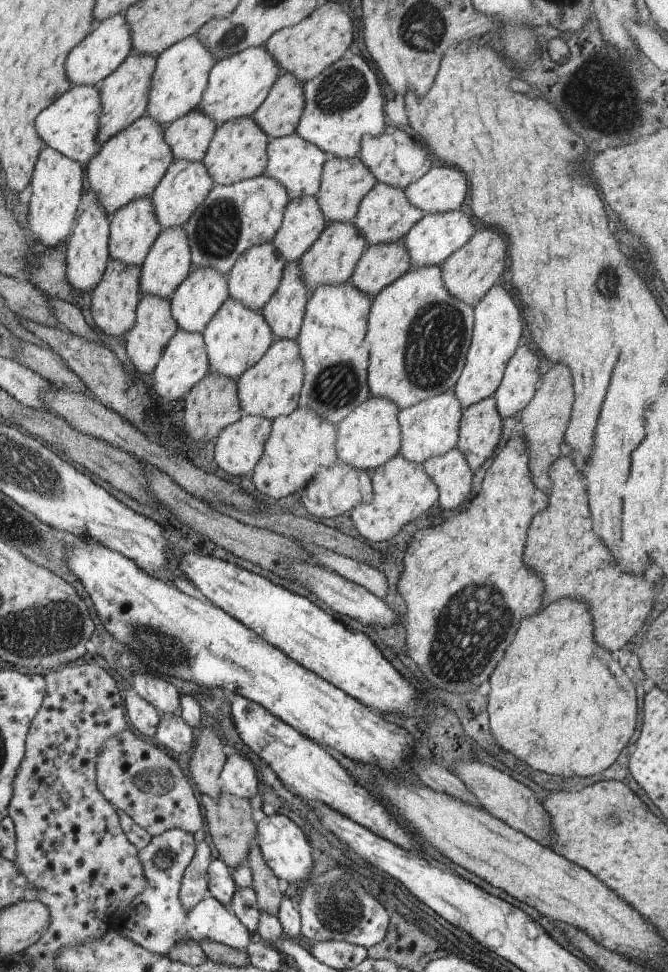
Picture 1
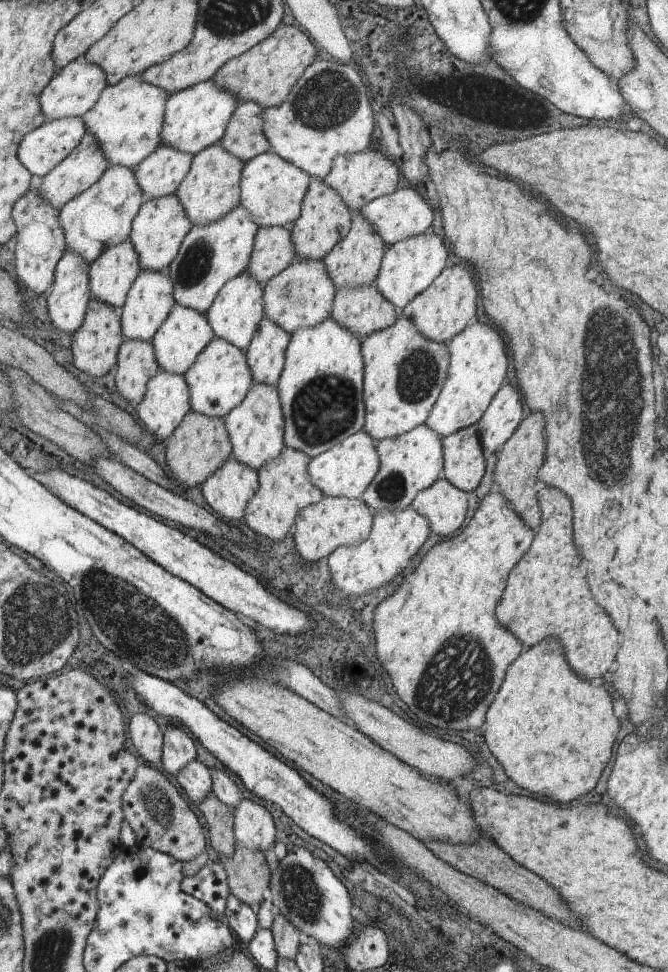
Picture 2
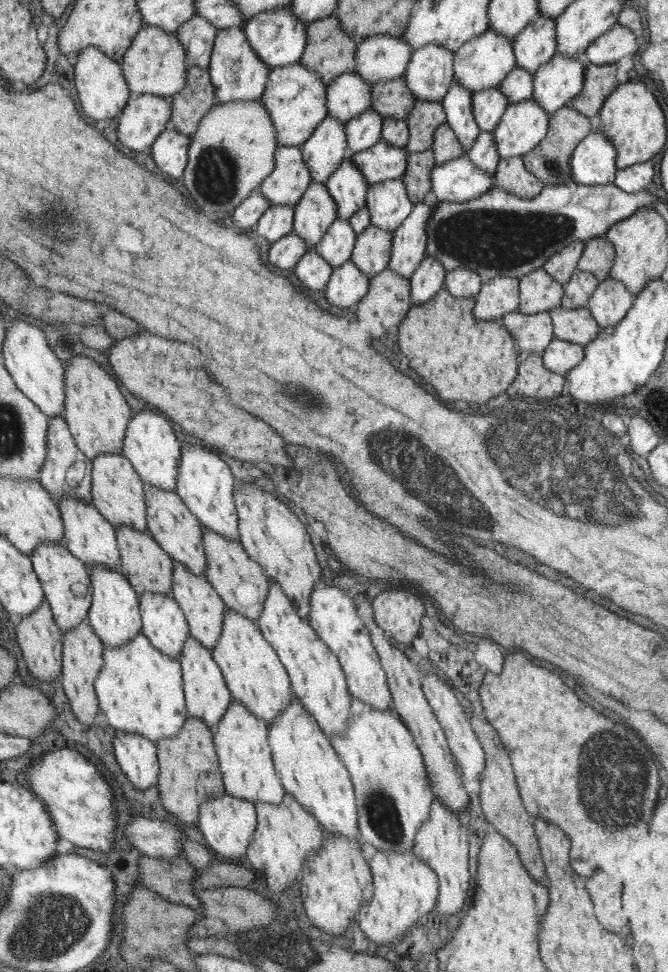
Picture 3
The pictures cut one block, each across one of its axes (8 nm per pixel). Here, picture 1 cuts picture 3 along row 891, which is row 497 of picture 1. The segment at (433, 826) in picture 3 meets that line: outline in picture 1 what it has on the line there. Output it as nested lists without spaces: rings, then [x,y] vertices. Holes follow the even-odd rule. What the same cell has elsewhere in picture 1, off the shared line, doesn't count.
[[[456,449],[423,463],[439,490],[442,510],[458,510],[470,496],[472,470],[463,451]]]

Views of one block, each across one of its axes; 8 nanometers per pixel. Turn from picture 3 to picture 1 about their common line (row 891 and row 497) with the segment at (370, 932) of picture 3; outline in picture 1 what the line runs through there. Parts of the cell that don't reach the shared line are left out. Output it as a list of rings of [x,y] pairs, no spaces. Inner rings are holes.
[[[401,453],[394,458],[390,458],[384,466],[374,470],[371,475],[374,492],[373,500],[355,506],[350,515],[358,534],[364,540],[370,540],[369,543],[372,545],[376,542],[390,540],[408,522],[422,516],[436,502],[439,502],[437,483],[425,470],[423,464],[410,462]]]

